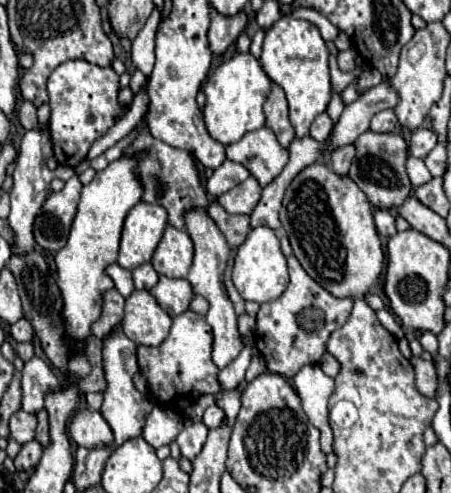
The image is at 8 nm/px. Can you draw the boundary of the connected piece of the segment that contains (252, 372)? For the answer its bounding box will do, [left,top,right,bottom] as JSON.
[245,354,267,382]

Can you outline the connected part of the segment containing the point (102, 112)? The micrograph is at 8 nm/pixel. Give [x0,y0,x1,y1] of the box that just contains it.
[47,60,125,166]

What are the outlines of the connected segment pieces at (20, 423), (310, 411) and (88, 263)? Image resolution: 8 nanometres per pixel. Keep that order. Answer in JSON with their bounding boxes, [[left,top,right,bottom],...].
[[9,410,37,444],[293,364,335,454],[55,156,143,378]]

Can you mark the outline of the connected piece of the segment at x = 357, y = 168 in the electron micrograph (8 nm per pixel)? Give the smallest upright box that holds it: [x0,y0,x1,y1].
[349,130,411,208]

